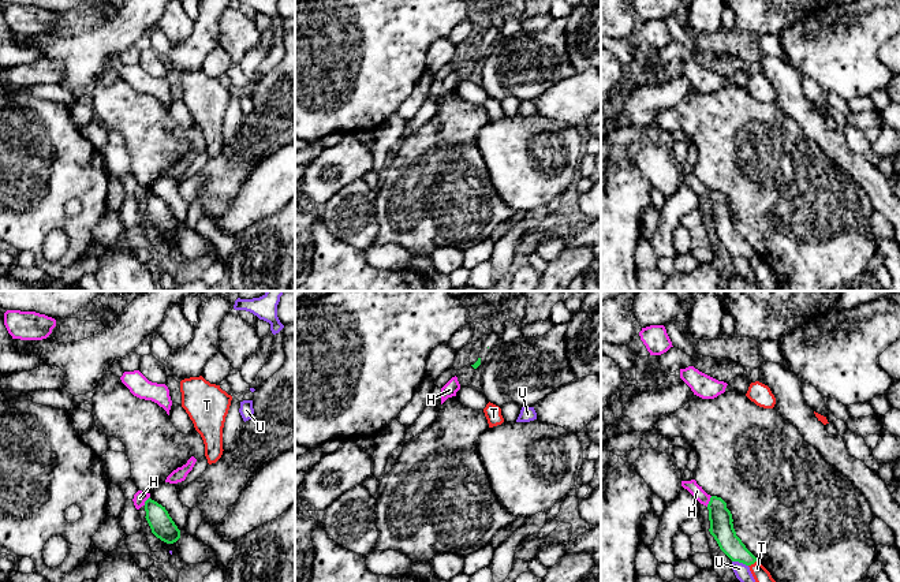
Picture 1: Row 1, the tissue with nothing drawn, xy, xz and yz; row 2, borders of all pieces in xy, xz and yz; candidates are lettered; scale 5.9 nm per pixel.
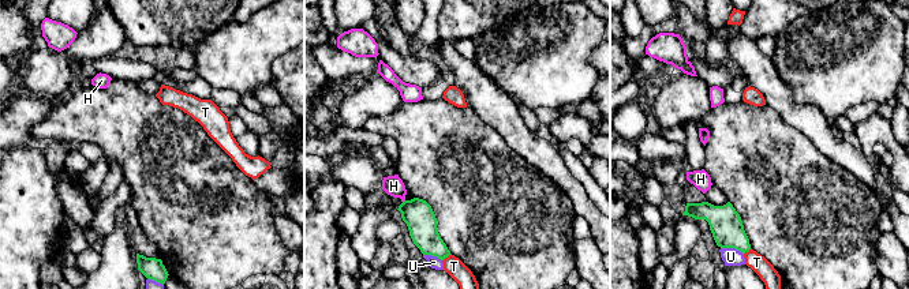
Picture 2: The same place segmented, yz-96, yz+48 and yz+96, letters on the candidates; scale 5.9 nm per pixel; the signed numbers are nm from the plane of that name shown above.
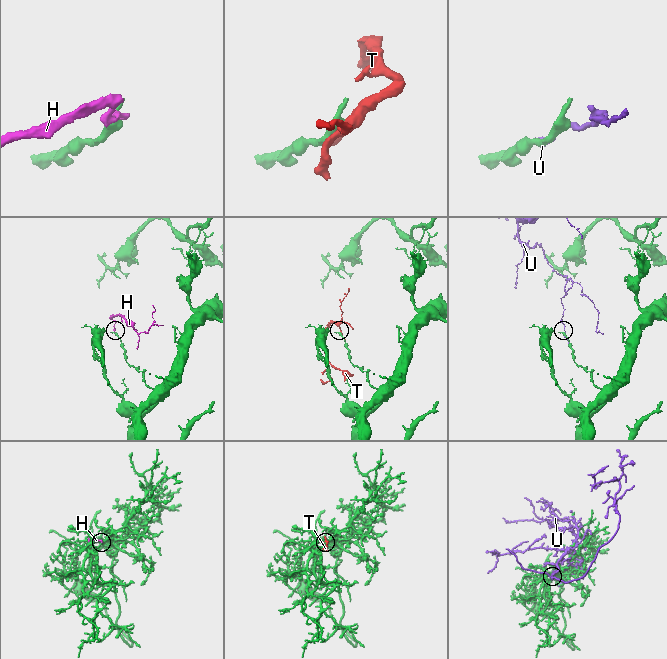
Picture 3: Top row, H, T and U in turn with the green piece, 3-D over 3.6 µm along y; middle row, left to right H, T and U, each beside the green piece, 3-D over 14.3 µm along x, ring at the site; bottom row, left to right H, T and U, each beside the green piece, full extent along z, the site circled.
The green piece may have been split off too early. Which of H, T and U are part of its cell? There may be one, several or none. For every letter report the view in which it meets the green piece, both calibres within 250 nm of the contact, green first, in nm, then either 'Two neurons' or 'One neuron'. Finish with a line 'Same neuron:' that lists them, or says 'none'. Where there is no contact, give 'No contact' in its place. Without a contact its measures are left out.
H: Touches green in yz. Thickness 140 nm (green) against 70 nm. Two neurons
T: Touches green in yz. Thickness 130 nm (green) against 90 nm. Two neurons
U: Touches green in yz. Thickness 140 nm (green) against 90 nm. Two neurons
Same neuron: none

